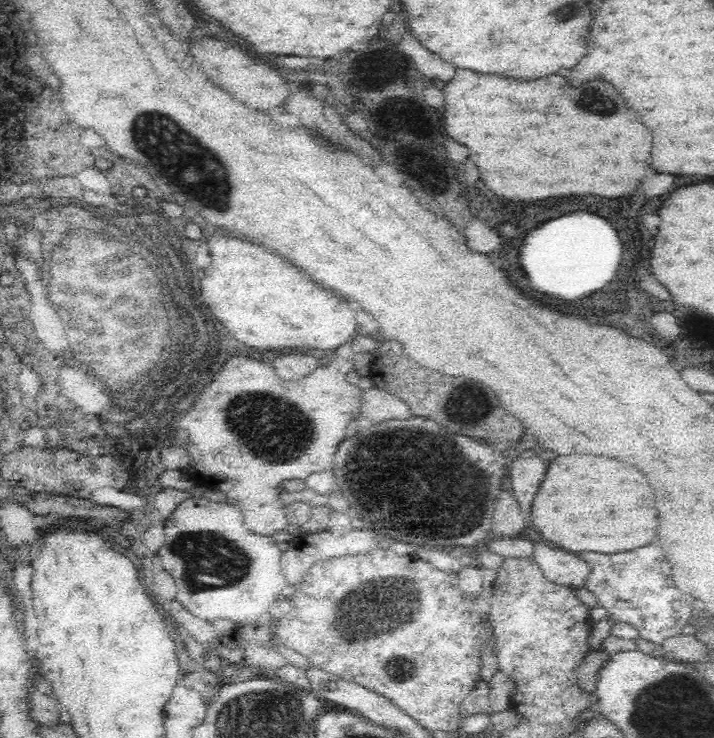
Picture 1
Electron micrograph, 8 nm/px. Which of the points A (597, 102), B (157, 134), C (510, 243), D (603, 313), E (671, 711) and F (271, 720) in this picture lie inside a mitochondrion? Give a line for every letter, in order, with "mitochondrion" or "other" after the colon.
A: mitochondrion
B: mitochondrion
C: other
D: other
E: mitochondrion
F: mitochondrion

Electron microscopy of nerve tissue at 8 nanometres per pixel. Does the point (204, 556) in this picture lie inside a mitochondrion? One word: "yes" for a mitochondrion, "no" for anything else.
yes

